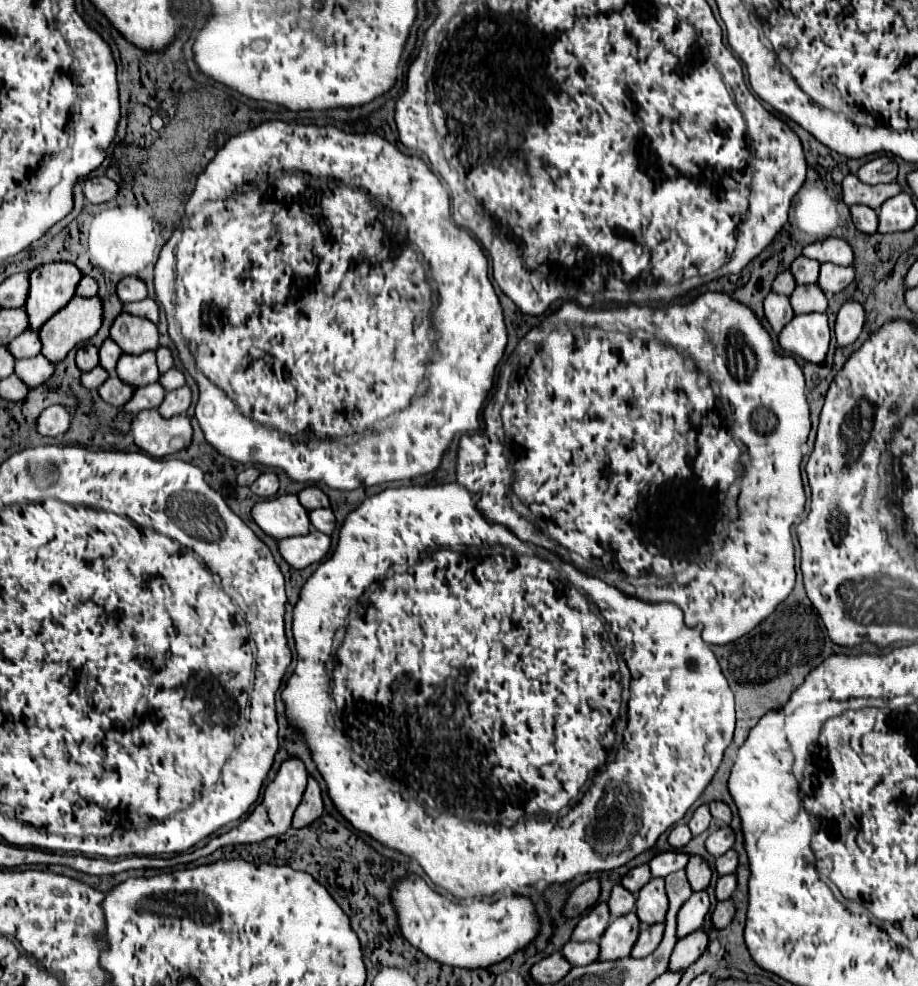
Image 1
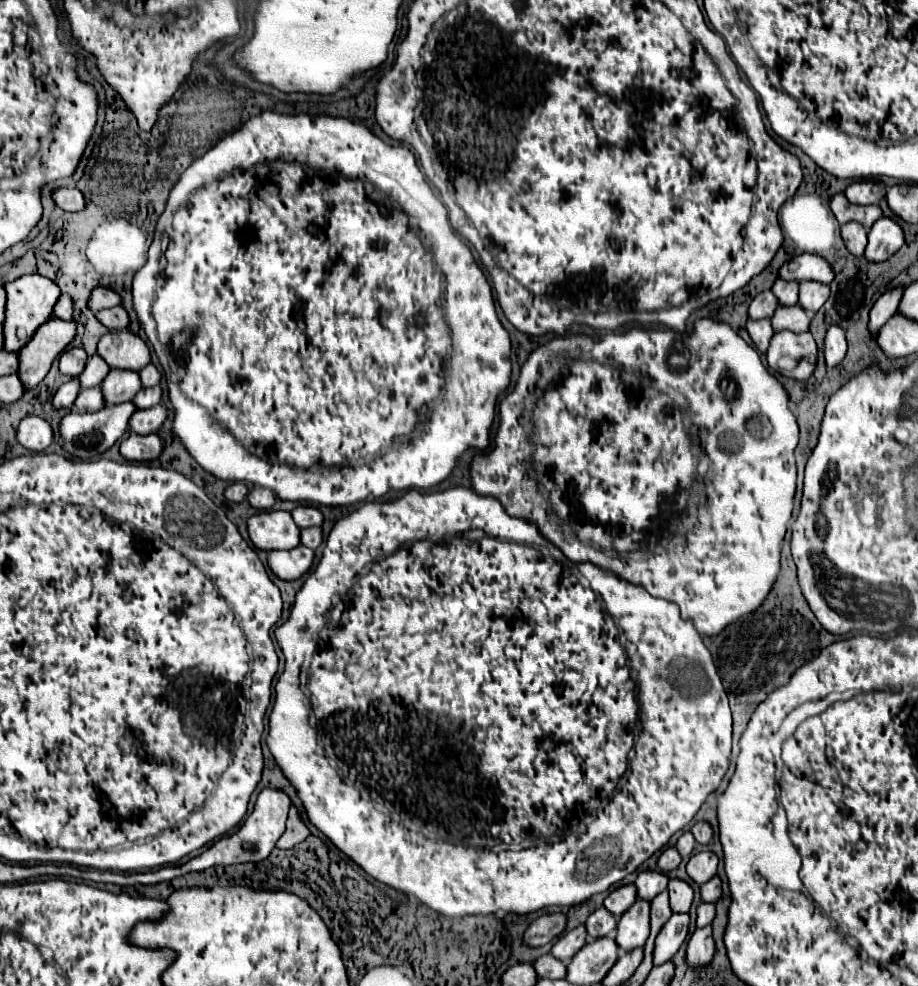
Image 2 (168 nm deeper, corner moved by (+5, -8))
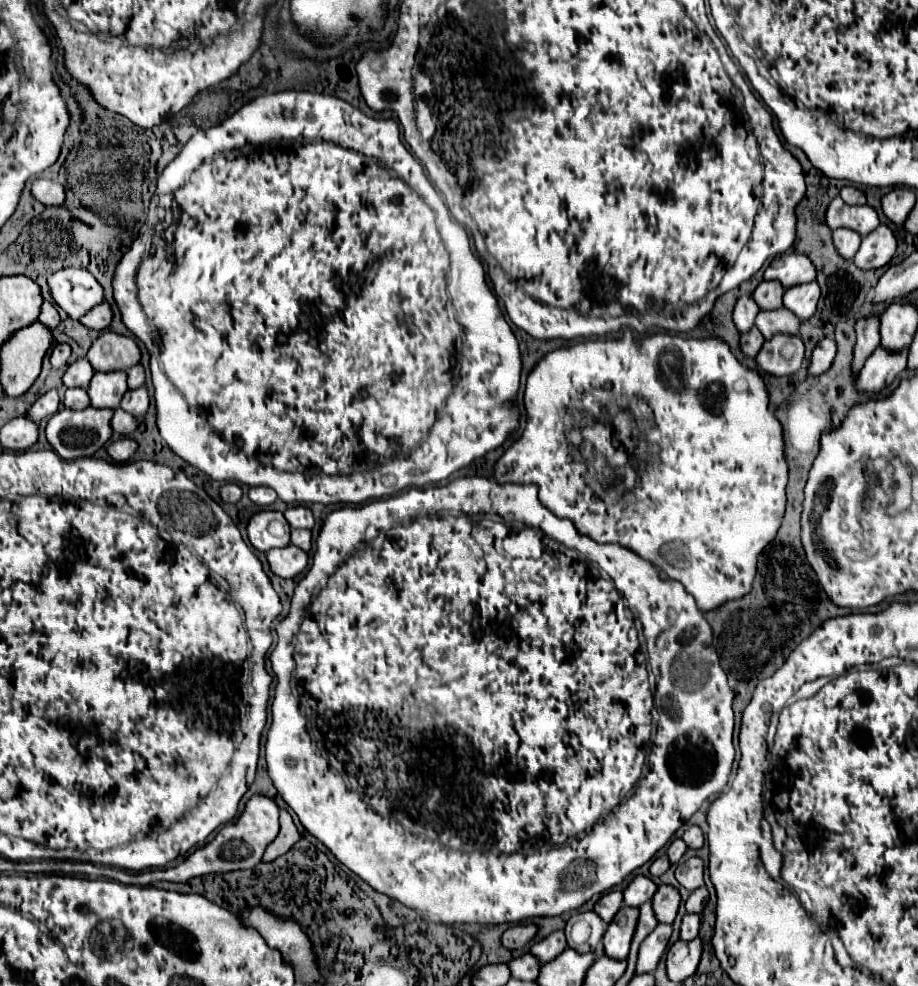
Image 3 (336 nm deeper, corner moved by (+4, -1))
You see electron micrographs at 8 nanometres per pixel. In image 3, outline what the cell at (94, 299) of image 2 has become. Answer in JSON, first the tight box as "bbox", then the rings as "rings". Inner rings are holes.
{"bbox":[49,268,103,318],"rings":[[[65,268],[49,276],[53,300],[71,318],[81,318],[93,306],[103,302],[103,286],[89,270]]]}

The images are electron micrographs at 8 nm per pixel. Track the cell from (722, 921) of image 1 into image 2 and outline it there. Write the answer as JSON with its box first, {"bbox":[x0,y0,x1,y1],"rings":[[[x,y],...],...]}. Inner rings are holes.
{"bbox":[686,927,716,969],"rings":[[[712,927],[696,929],[686,947],[688,967],[698,969],[698,967],[708,965],[714,957],[714,951],[716,951],[716,947],[714,947],[714,939],[712,939]]]}

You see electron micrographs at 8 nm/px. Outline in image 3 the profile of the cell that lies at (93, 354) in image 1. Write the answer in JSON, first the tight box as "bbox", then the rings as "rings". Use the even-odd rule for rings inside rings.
{"bbox":[51,344,71,368],"rings":[[[55,344],[53,352],[51,352],[51,366],[53,368],[61,368],[69,362],[71,356],[71,346],[69,344]]]}

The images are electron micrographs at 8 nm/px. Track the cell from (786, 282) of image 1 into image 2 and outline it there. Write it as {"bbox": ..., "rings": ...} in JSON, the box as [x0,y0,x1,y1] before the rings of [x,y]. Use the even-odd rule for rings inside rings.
{"bbox":[748,291,778,321],"rings":[[[764,291],[764,293],[756,295],[752,299],[752,303],[748,305],[748,321],[772,317],[772,311],[776,311],[776,307],[778,307],[778,303],[776,303],[774,295],[770,291]]]}

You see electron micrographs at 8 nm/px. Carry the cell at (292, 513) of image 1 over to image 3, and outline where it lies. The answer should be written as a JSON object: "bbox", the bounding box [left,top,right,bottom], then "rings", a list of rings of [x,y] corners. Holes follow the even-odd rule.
{"bbox":[247,510,291,552],"rings":[[[263,510],[263,512],[253,514],[251,520],[249,520],[249,526],[247,526],[247,534],[249,534],[249,542],[261,552],[267,552],[271,548],[283,548],[291,542],[289,540],[291,528],[289,528],[285,516],[281,512],[275,512],[275,510]],[[273,522],[283,524],[283,534],[281,536],[275,536],[269,530]]]}

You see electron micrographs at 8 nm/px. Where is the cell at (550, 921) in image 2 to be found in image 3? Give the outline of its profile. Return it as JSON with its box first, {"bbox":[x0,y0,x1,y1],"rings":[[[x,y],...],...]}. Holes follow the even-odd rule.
{"bbox":[503,924,539,950],"rings":[[[535,924],[511,926],[503,934],[503,946],[509,950],[521,950],[523,946],[527,946],[535,938],[537,932],[539,932],[539,928]]]}

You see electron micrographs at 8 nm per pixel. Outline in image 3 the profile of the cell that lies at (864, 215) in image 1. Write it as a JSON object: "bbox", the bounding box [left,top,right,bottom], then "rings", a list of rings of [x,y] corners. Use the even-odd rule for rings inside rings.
{"bbox":[833,228,861,260],"rings":[[[837,228],[833,230],[833,242],[835,242],[835,248],[837,252],[847,258],[847,260],[853,260],[853,256],[857,254],[857,248],[861,244],[861,234],[853,232],[851,228]]]}

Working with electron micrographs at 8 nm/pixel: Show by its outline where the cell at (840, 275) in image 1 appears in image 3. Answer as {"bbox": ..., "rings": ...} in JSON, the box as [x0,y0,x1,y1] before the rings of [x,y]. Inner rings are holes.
{"bbox":[783,282,821,320],"rings":[[[817,282],[787,288],[785,296],[783,296],[783,306],[789,308],[791,312],[795,312],[801,320],[805,320],[815,314],[819,296],[821,296],[821,290],[819,290]]]}

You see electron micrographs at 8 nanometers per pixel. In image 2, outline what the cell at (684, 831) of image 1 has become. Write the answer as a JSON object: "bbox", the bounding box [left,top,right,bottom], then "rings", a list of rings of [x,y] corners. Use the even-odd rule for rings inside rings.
{"bbox":[658,847,682,873],"rings":[[[668,847],[658,859],[658,867],[660,867],[662,873],[670,873],[672,869],[676,869],[680,865],[680,861],[682,861],[680,853],[674,847]]]}

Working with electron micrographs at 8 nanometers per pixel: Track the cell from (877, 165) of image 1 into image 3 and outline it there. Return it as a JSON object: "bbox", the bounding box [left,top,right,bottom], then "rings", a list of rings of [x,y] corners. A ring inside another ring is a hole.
{"bbox":[839,186,867,204],"rings":[[[843,186],[839,196],[847,202],[847,204],[865,204],[867,198],[865,194],[859,190],[859,188],[853,188],[853,186]]]}

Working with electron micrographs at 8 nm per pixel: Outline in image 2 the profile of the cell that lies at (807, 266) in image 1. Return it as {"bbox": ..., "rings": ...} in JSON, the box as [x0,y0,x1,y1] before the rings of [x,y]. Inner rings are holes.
{"bbox":[772,279,798,305],"rings":[[[776,279],[772,289],[774,297],[778,299],[778,305],[796,305],[796,291],[798,291],[798,283],[788,283],[782,279]]]}

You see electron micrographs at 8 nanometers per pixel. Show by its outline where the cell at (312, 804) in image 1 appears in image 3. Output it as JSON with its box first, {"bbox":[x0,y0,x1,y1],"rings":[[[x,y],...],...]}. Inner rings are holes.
{"bbox":[263,810,301,862],"rings":[[[281,810],[279,822],[281,822],[281,832],[279,832],[279,836],[267,846],[267,850],[265,850],[265,854],[263,854],[263,862],[271,862],[271,860],[275,860],[277,856],[285,854],[285,852],[301,838],[301,834],[299,834],[299,830],[297,830],[297,826],[295,826],[295,822],[293,822],[293,818],[291,818],[291,814],[289,814],[287,810]]]}

